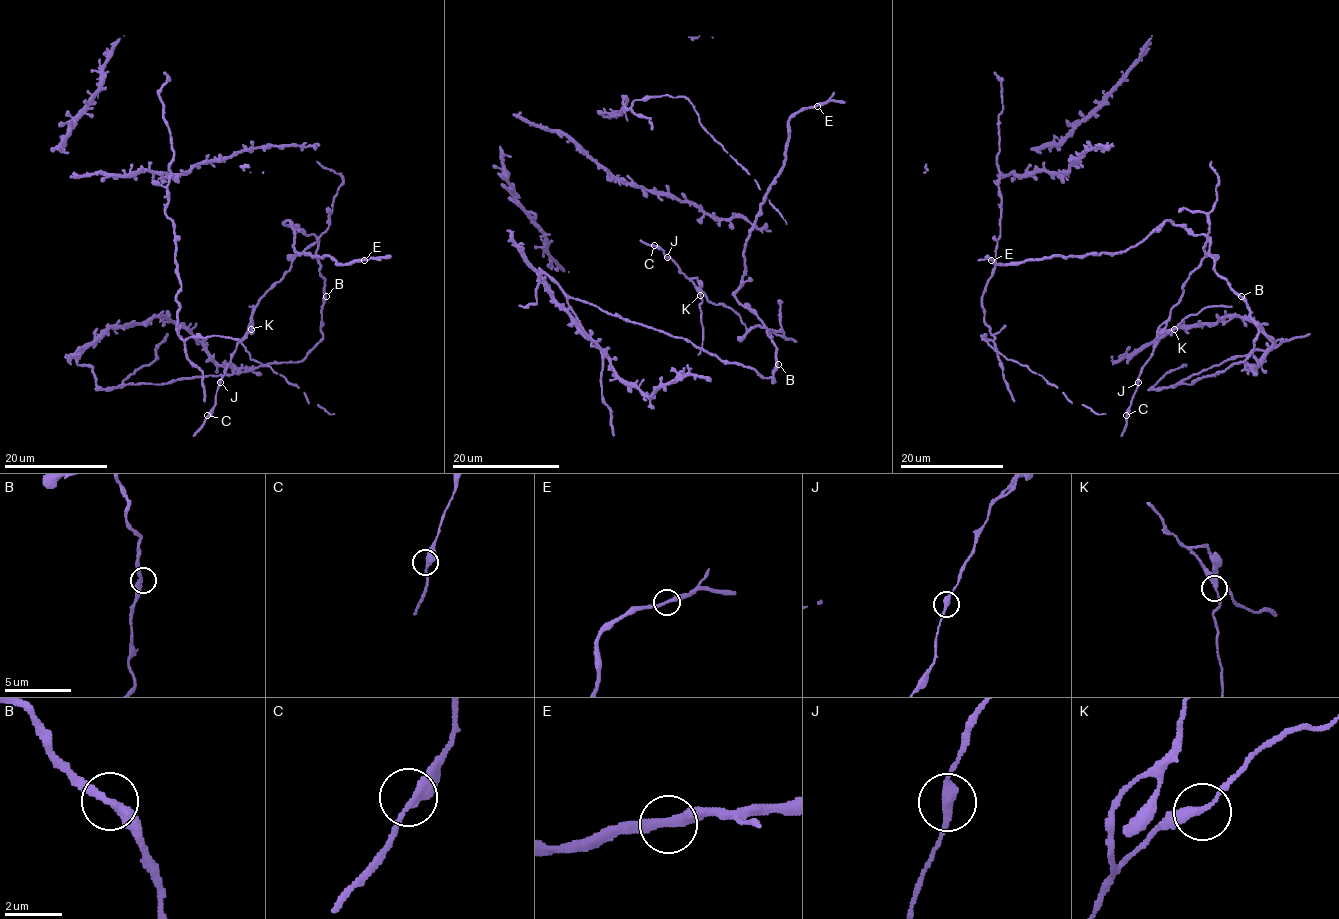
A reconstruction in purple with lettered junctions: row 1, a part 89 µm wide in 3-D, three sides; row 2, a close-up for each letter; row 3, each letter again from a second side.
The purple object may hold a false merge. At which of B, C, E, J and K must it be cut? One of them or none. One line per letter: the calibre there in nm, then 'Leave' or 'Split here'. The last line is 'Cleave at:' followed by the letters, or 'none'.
B: Thickness 320 nm. Leave
C: Thickness 320 nm. Leave
E: Thickness 320 nm. Leave
J: Thickness 320 nm. Leave
K: Thickness 320 nm. Leave
Cleave at: none

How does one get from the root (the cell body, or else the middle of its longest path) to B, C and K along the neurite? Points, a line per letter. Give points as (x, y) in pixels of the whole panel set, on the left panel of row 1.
B: (265, 293), (290, 269), (291, 261), (317, 242), (316, 257), (325, 279), (326, 296)
C: (265, 293), (255, 306), (247, 335), (237, 345), (216, 392), (213, 409), (207, 415)
K: (265, 293), (255, 306), (248, 331), (251, 330)

